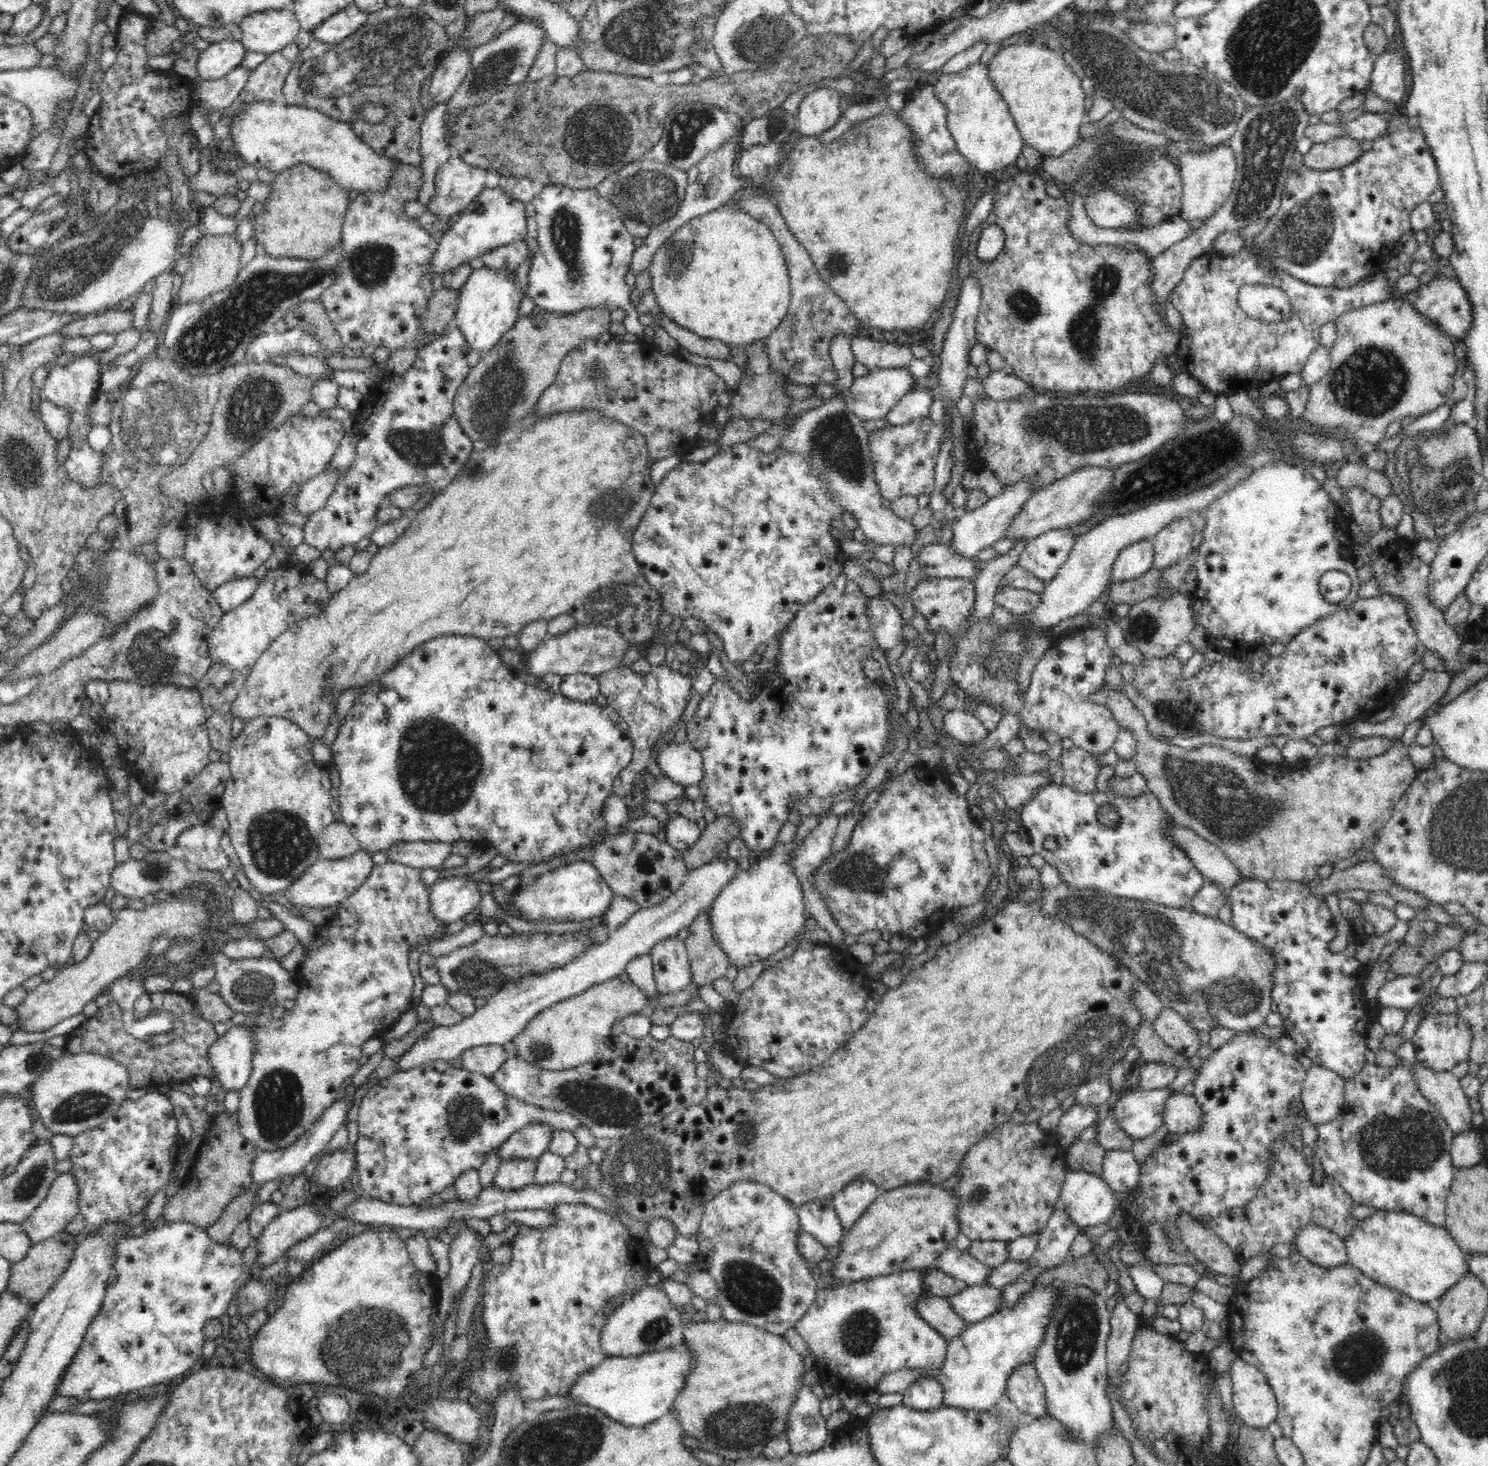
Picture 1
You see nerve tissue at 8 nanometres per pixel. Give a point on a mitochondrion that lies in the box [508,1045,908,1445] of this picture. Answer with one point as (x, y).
(634, 1172)

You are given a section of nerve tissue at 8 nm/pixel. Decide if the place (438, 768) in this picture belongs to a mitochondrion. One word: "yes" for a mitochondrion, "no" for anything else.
yes

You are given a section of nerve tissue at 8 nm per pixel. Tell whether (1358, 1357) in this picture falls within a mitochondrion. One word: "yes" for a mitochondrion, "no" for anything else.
yes

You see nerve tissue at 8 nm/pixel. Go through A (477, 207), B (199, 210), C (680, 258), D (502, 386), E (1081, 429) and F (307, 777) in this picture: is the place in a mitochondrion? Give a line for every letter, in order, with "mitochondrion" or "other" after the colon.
A: other
B: other
C: mitochondrion
D: mitochondrion
E: mitochondrion
F: other

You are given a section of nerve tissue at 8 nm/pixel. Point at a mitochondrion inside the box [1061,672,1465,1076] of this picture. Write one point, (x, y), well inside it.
(1212, 792)

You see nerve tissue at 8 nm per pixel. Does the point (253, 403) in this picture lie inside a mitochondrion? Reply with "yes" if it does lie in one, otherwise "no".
yes

